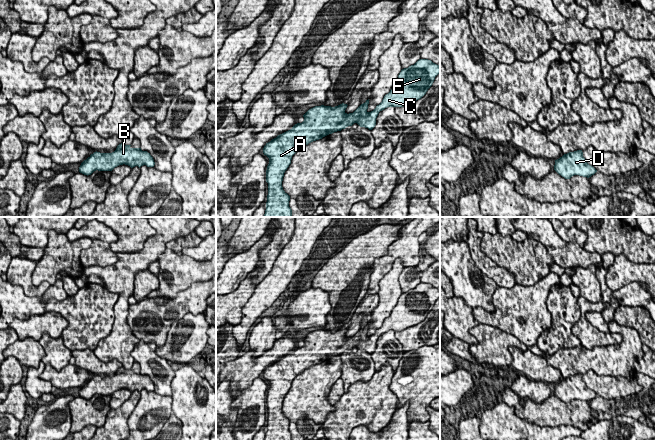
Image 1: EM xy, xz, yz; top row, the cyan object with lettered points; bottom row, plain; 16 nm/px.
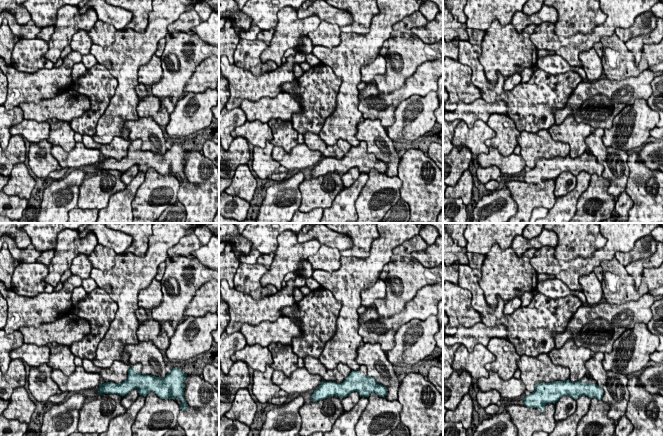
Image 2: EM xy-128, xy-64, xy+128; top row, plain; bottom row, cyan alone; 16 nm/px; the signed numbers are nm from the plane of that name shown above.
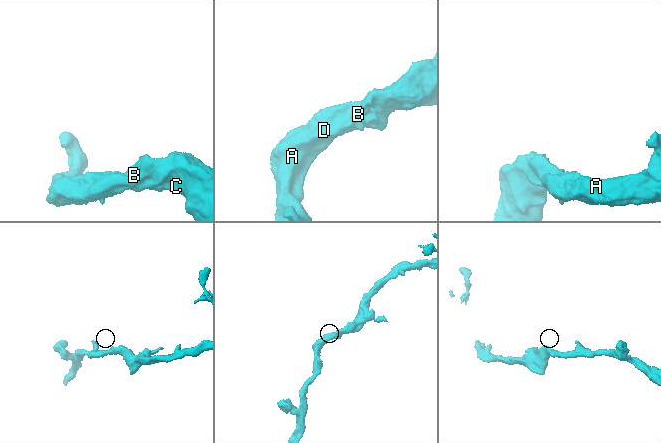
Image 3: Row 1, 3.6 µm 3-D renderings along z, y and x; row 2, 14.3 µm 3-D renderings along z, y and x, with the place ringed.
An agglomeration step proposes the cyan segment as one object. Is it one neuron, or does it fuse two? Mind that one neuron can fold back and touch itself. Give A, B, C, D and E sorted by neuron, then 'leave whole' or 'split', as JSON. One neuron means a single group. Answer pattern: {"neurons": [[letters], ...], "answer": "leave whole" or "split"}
{"neurons": [["A", "B", "C", "D", "E"]], "answer": "leave whole"}

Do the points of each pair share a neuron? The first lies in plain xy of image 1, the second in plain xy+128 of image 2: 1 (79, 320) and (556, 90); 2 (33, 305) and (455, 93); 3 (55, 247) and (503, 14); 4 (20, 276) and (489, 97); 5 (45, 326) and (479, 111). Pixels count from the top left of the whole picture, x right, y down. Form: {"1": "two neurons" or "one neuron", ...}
{"1": "one neuron", "2": "one neuron", "3": "two neurons", "4": "one neuron", "5": "one neuron"}

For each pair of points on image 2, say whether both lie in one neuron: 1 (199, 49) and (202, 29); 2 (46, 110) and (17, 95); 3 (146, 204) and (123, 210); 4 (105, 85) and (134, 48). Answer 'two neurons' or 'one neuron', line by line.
1: two neurons
2: two neurons
3: two neurons
4: two neurons

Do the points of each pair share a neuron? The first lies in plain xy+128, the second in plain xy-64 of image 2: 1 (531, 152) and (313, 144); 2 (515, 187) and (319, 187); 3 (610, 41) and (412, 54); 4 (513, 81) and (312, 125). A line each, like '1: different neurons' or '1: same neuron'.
1: same neuron
2: same neuron
3: same neuron
4: different neurons

